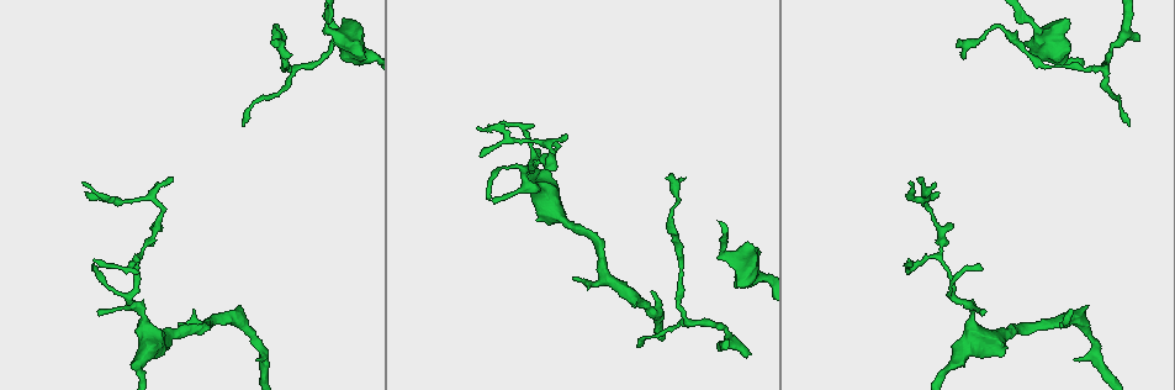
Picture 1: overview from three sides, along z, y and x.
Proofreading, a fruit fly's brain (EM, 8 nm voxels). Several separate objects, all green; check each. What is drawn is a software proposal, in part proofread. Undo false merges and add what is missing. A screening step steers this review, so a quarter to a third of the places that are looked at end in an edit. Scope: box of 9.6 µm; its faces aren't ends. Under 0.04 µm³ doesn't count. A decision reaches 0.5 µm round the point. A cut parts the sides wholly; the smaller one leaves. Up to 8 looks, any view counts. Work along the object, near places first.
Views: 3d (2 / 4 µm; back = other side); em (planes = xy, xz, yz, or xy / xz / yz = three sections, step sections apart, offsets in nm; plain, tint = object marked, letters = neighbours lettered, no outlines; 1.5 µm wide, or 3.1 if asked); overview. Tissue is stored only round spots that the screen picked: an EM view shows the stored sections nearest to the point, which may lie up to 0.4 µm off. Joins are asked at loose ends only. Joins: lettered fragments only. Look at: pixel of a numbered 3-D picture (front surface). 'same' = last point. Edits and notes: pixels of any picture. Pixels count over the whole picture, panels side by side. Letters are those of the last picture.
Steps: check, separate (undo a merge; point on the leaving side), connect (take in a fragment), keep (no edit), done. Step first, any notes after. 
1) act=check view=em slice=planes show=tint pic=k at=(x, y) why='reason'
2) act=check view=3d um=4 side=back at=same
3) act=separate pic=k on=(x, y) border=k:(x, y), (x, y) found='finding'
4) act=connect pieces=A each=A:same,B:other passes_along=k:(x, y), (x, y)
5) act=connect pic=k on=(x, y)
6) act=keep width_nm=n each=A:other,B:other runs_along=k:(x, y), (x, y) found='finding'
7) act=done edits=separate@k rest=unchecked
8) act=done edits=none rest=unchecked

act=check view=3d um=4 pic=1 at=(638, 347) why='free end'

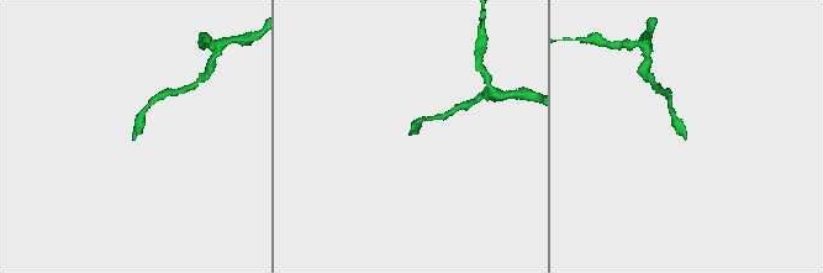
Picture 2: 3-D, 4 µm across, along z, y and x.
act=check view=em slice=planes show=letters pic=2 at=(686, 138) why='now the EM'

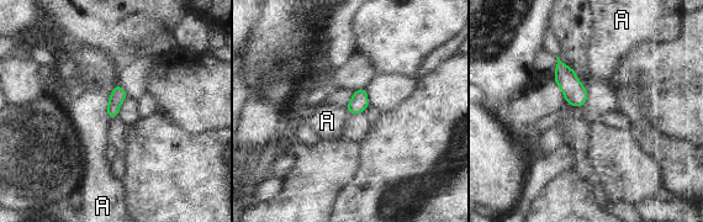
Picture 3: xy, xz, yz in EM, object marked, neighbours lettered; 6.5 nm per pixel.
act=keep width_nm=100 each=A:other border=3:(117, 84), (107, 102), (109, 117) found='none of them fits'

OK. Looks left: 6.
act=check view=em slice=planes show=letters pic=1 at=(749, 353) why='an open end'

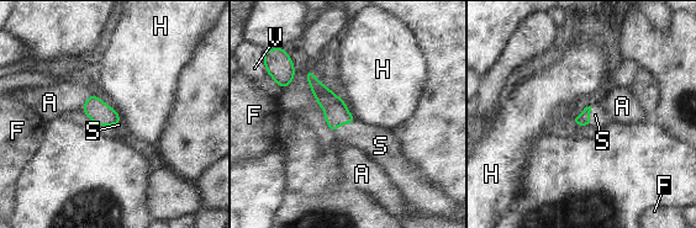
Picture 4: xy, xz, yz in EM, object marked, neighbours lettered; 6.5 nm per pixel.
act=connect pieces=S each=A:other,F:other,H:other,S:same,V:other passes_along=4:(336, 114), (343, 123), (375, 143) found='it goes on there'

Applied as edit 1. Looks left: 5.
act=check view=overview

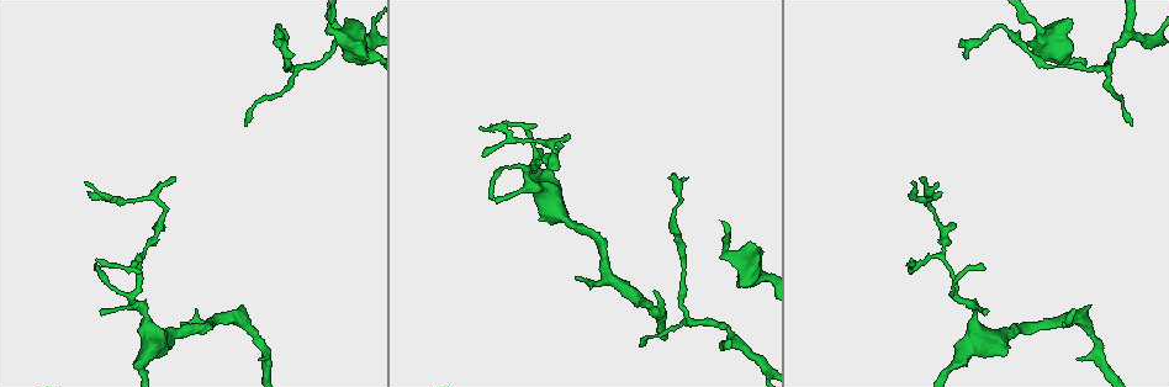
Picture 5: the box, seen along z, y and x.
act=check view=em slice=xy step=4 show=letters pic=5 at=(912, 259) why='free end'

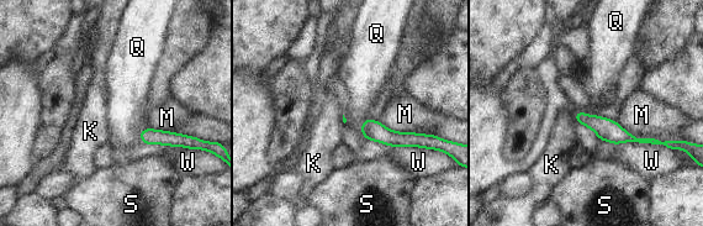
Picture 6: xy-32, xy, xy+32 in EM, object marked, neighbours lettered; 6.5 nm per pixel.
act=keep longest_contact=M:400nm each=K:other,M:other,Q:other,S:other,W:other border=6:(369, 117), (361, 124), (366, 138) found='no lettered fragment goes on from it'

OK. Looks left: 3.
act=done edits=connect@4 rest=unchecked

